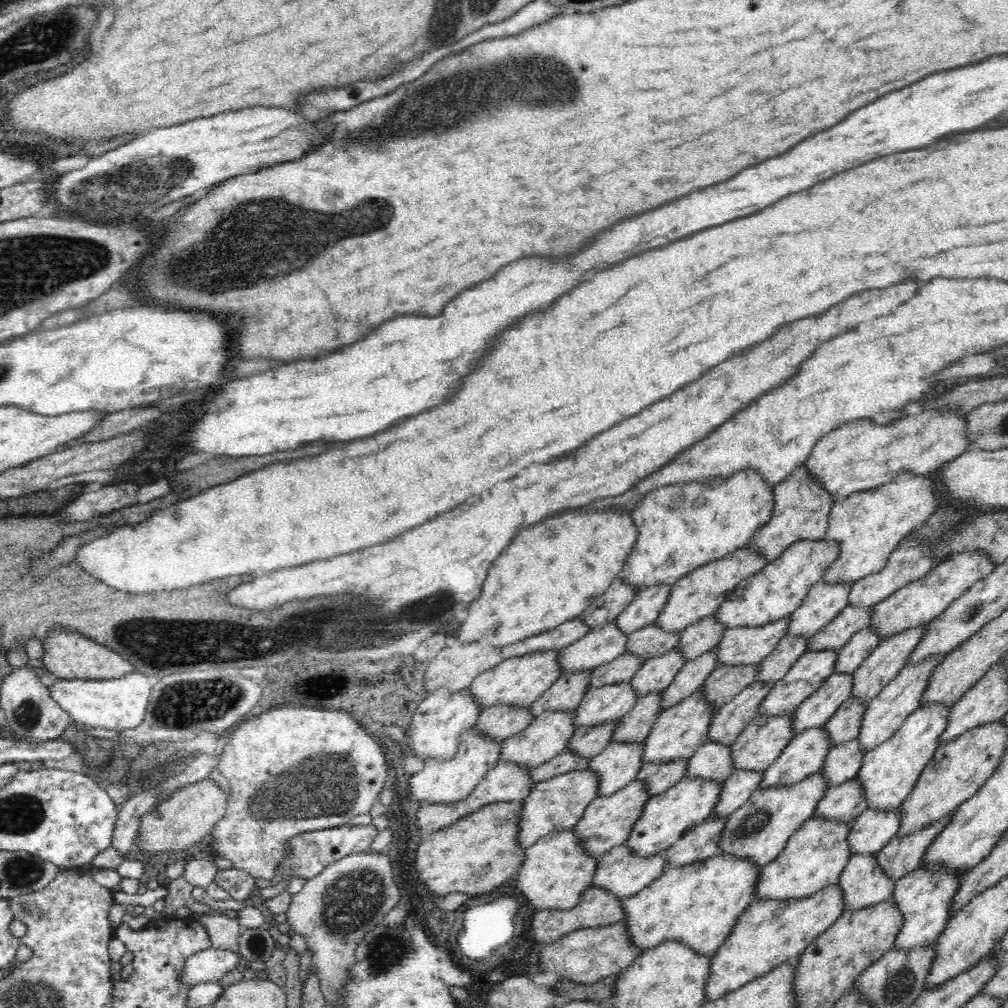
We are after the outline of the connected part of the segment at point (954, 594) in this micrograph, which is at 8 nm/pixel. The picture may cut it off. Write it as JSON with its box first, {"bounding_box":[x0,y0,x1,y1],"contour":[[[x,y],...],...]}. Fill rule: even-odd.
{"bounding_box":[869,549,998,640],"contour":[[[974,549],[964,550],[962,553],[954,553],[948,558],[948,562],[938,564],[930,572],[908,583],[906,586],[893,592],[886,600],[876,603],[872,621],[869,628],[878,633],[880,640],[887,639],[908,628],[918,628],[919,625],[930,624],[944,612],[946,607],[960,598],[973,584],[976,584],[982,577],[988,576],[998,564],[985,553],[985,550]]]}

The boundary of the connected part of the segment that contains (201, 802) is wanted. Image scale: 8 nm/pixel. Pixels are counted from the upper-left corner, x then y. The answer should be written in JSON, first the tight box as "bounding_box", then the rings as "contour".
{"bounding_box":[134,779,227,857],"contour":[[[209,779],[174,790],[170,798],[166,798],[162,804],[148,810],[140,818],[134,854],[152,857],[154,854],[180,852],[196,846],[226,814],[227,800],[226,792],[216,782]]]}

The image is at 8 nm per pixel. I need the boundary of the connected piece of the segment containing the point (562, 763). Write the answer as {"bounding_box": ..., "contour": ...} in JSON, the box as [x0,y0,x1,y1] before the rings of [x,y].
{"bounding_box":[532,749,590,783],"contour":[[[565,749],[553,759],[547,760],[537,767],[532,767],[533,781],[540,783],[550,780],[554,776],[585,770],[588,769],[590,762],[590,759],[581,758],[576,753],[572,753],[570,749]]]}

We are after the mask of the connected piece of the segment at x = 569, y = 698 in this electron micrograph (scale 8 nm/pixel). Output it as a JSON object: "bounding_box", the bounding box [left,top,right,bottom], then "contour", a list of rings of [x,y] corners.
{"bounding_box":[528,669,592,716],"contour":[[[592,669],[566,673],[528,706],[532,716],[554,709],[575,709],[588,691]]]}

